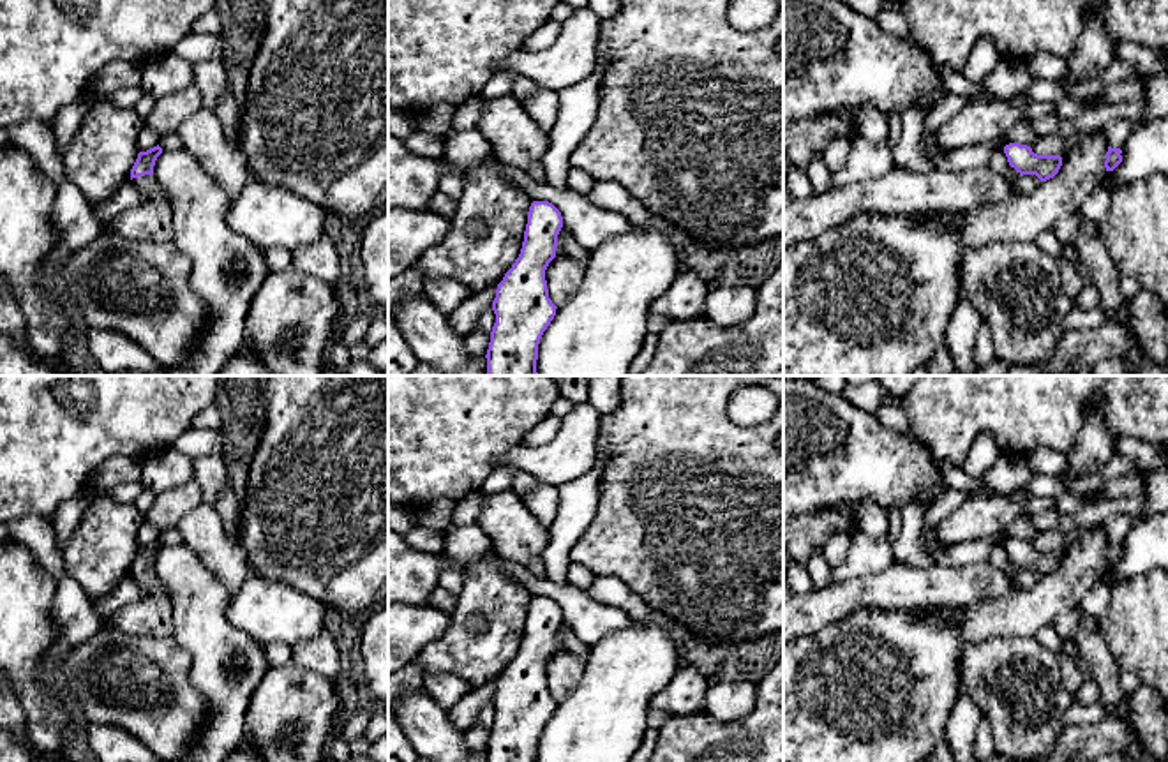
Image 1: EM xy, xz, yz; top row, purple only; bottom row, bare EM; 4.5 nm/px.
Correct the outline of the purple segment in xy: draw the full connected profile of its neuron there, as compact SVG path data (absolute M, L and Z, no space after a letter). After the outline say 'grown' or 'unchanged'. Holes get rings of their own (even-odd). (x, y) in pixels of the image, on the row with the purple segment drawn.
M157 145L146 152L139 152L131 169L131 180L141 190L145 199L166 199L166 192L153 176L153 166L162 148Z; grown

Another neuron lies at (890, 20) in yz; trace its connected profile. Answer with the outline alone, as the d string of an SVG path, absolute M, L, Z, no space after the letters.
M884 9L877 14L875 21L880 25L882 30L893 32L893 34L903 37L905 41L909 41L910 44L914 44L910 41L909 26L907 26L902 12L893 11L893 9Z

